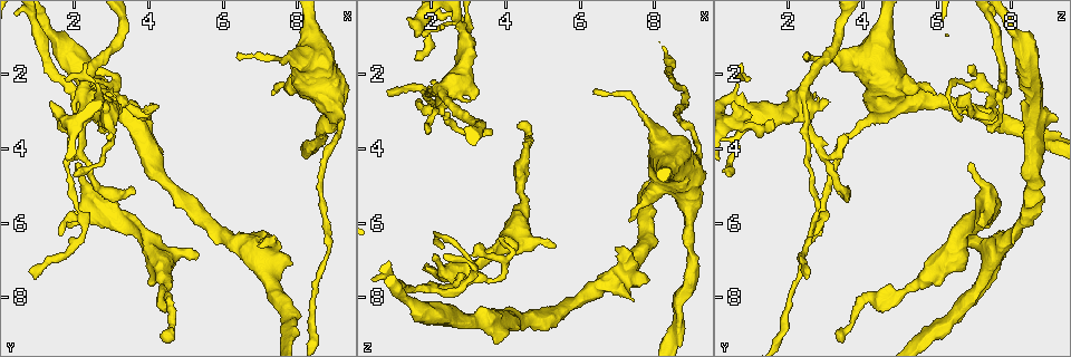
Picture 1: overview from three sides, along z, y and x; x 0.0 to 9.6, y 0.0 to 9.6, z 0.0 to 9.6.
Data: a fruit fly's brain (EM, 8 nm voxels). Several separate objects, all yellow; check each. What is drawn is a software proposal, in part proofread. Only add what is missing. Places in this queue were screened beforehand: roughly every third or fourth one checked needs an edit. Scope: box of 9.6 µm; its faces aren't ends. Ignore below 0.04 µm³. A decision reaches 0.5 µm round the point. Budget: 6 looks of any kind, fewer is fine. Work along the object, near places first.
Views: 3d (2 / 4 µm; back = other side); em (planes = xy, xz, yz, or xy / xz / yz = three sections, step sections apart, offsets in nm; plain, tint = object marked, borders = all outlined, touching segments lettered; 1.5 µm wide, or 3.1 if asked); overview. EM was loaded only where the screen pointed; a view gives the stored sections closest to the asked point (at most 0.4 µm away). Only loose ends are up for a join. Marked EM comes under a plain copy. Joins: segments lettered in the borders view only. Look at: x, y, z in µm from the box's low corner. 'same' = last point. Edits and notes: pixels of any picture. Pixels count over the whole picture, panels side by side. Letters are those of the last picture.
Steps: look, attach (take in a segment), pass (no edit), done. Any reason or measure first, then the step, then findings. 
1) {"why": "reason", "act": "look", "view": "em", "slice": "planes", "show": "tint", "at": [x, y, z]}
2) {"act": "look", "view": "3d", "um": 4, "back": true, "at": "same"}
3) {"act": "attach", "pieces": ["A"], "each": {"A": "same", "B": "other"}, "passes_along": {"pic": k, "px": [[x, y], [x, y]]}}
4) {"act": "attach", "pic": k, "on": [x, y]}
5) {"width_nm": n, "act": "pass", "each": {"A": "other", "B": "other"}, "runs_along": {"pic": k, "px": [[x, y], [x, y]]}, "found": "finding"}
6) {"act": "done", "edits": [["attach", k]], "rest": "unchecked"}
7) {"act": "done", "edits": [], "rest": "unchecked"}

{"why": "branch stops here", "act": "look", "view": "3d", "um": 4, "back": true, "at": [5.35, 6.90, 6.65]}

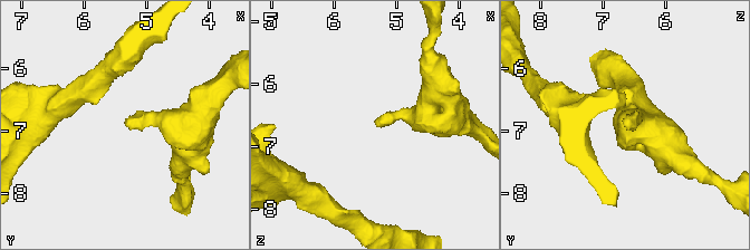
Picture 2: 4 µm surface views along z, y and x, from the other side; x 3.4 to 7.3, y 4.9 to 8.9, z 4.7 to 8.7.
{"why": "shape alone is not enough", "act": "look", "view": "em", "slice": "xy", "step": 8, "show": "borders", "at": [5.30, 6.90, 6.70]}

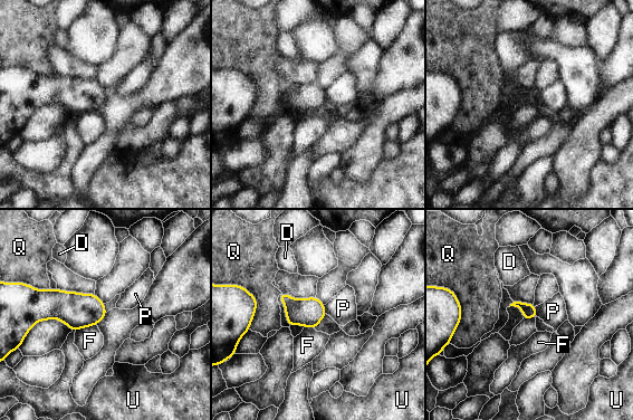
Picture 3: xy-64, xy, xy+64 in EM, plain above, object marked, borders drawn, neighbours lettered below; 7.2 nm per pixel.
{"act": "pass", "each": {"D": "other", "F": "other", "P": "other", "Q": "other", "U": "other"}, "border": {"pic": 3, "px": [[535, 306], [537, 316]]}, "found": "no lettered segment goes on from it"}

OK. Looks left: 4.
{"why": "free end", "act": "look", "view": "em", "slice": "planes", "show": "borders", "at": [1.75, 6.05, 7.25]}

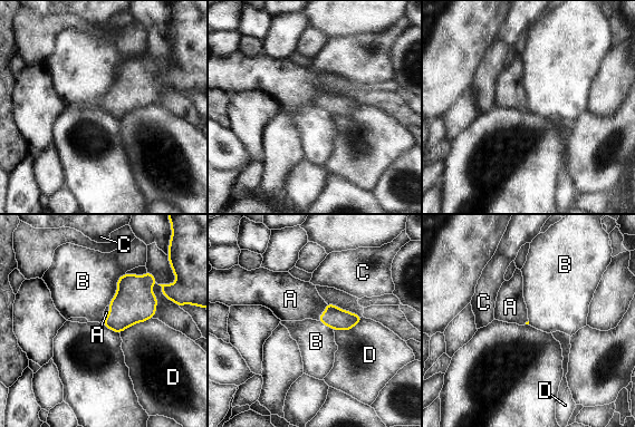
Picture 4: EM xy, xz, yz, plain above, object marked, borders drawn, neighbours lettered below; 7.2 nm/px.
{"act": "attach", "pieces": ["A"], "each": {"A": "same", "B": "other", "C": "other", "D": "other"}, "passes_along": {"pic": 4, "px": [[337, 319], [324, 312], [291, 300]]}, "found": "it goes on there"}

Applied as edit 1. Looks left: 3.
{"why": "branch stops here", "act": "look", "view": "em", "slice": "planes", "show": "borders", "at": [2.10, 4.35, 6.95]}

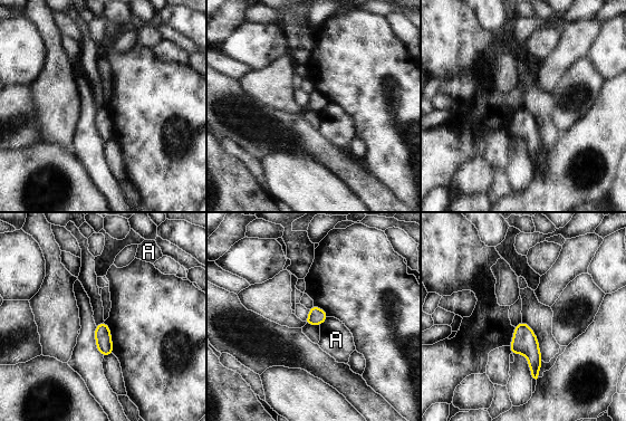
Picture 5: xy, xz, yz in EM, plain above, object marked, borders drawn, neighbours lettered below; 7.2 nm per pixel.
{"act": "pass", "each": {"A": "other"}, "border": {"pic": 5, "px": [[328, 316], [319, 325]]}, "found": "none of them fits"}

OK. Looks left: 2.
{"act": "done", "edits": [["attach", 4]], "rest": "unchecked"}

